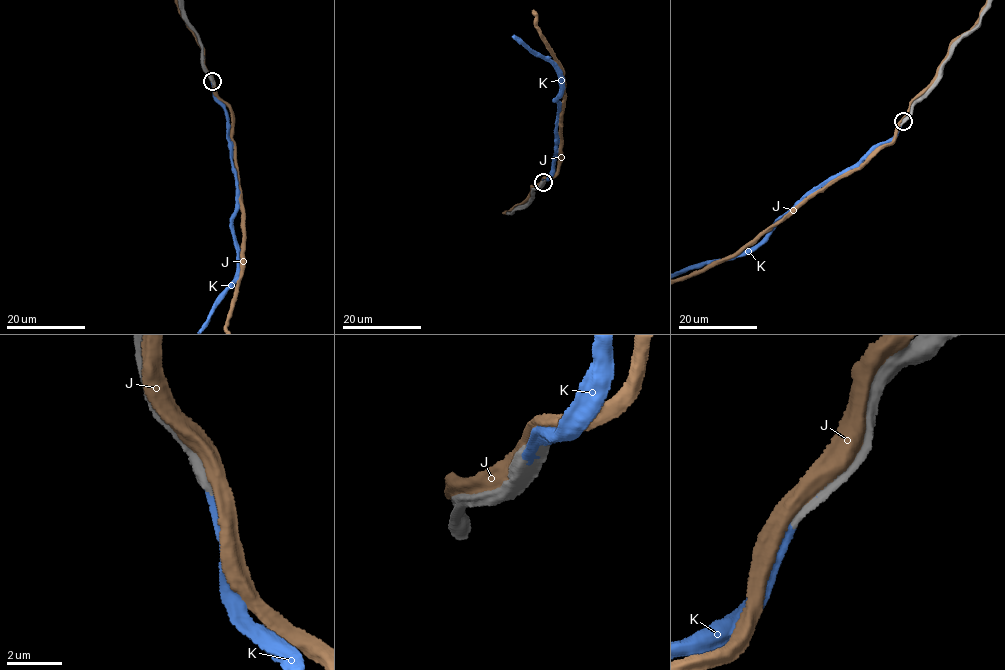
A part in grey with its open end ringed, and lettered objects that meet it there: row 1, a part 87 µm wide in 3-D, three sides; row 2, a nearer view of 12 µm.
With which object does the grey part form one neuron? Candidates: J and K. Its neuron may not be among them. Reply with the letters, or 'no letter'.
K

